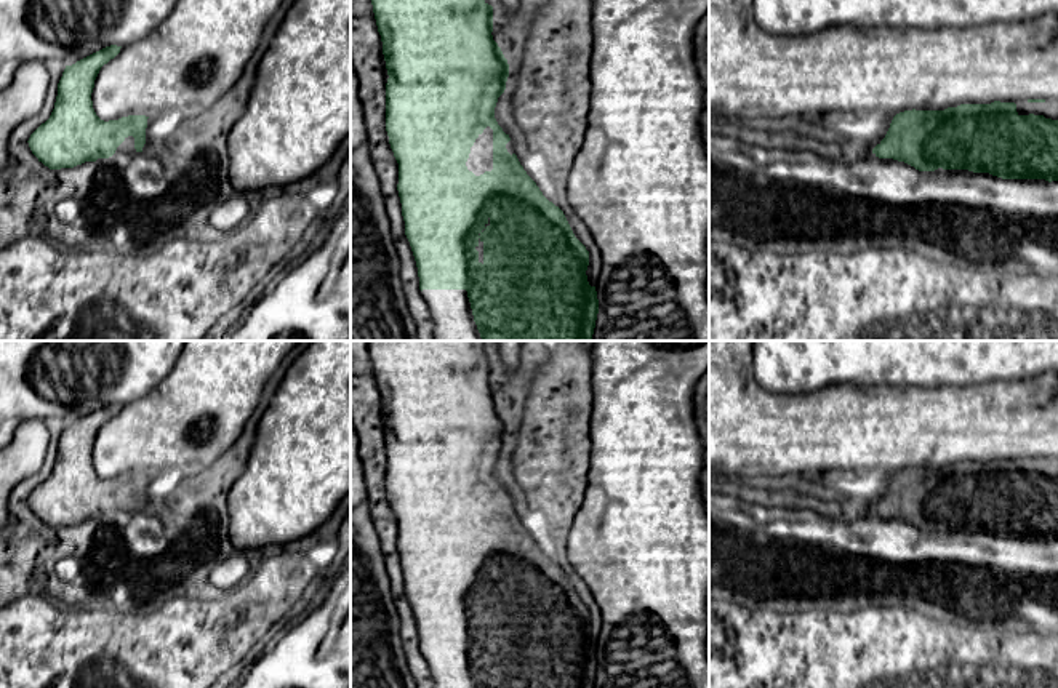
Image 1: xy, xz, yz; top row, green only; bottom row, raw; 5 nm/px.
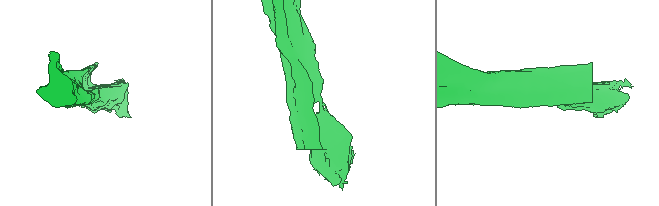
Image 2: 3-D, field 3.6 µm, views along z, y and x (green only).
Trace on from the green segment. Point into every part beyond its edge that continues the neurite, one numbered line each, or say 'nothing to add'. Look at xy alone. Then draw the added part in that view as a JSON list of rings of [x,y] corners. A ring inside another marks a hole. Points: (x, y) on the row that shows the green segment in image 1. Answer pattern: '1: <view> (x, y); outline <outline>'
1: xy (127, 149); outline [[[128,136],[125,138],[125,141],[117,147],[115,154],[109,158],[98,158],[96,162],[112,162],[112,160],[126,160],[126,158],[131,158],[134,157],[136,154],[139,154],[136,149],[134,149],[134,138],[133,136]]]

